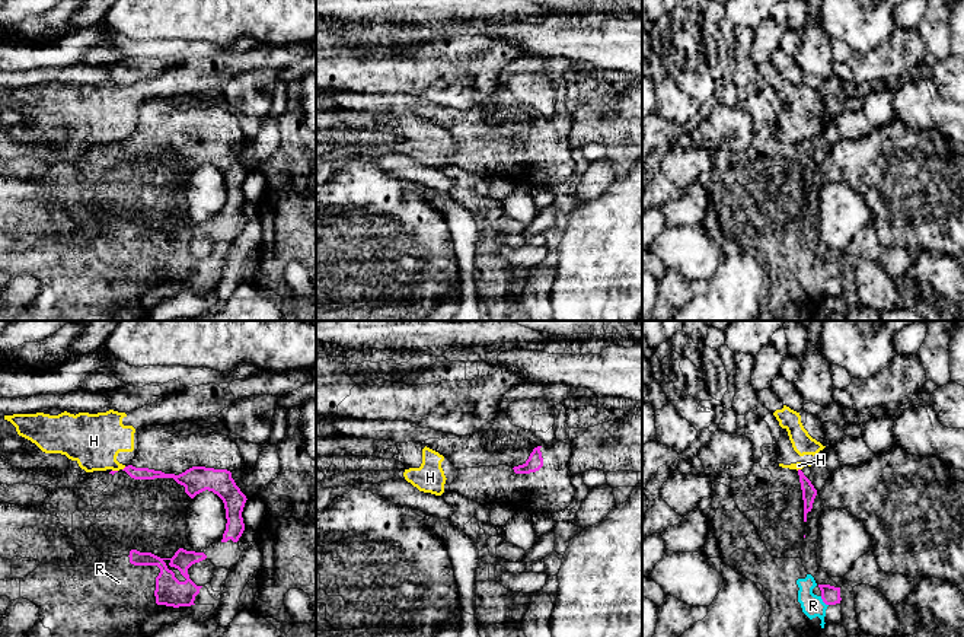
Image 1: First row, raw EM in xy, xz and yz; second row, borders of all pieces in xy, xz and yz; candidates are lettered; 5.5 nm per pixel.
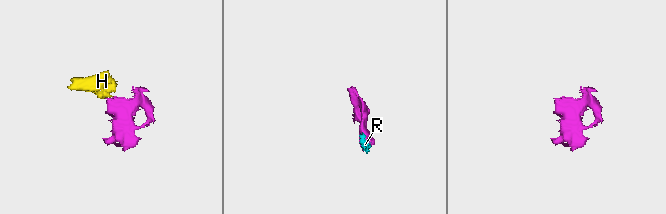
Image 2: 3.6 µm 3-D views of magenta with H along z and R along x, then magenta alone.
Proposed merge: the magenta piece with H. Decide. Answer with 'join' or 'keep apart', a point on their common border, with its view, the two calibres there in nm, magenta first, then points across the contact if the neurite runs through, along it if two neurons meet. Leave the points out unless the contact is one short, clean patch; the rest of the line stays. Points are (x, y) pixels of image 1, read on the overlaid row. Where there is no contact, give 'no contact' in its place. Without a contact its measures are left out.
keep apart | xy (124, 468) | 70/300 nm | along xy (125, 467), (123, 470)

